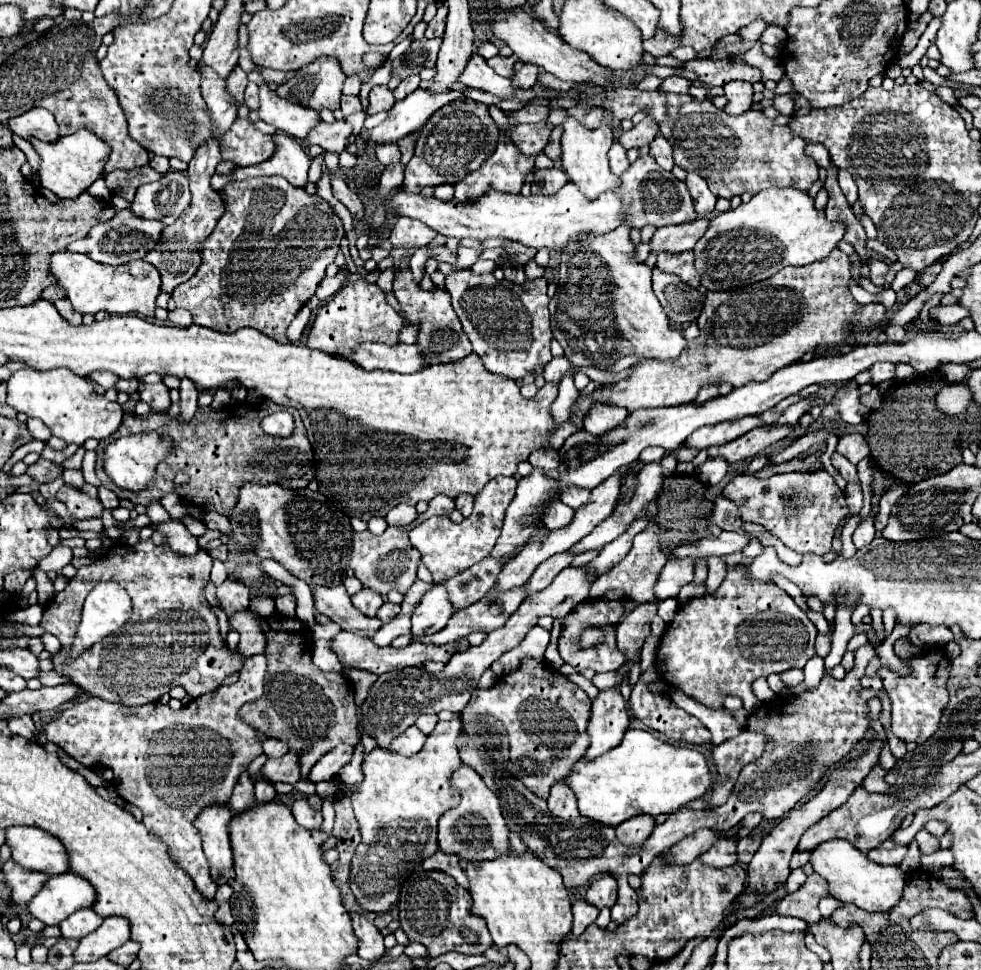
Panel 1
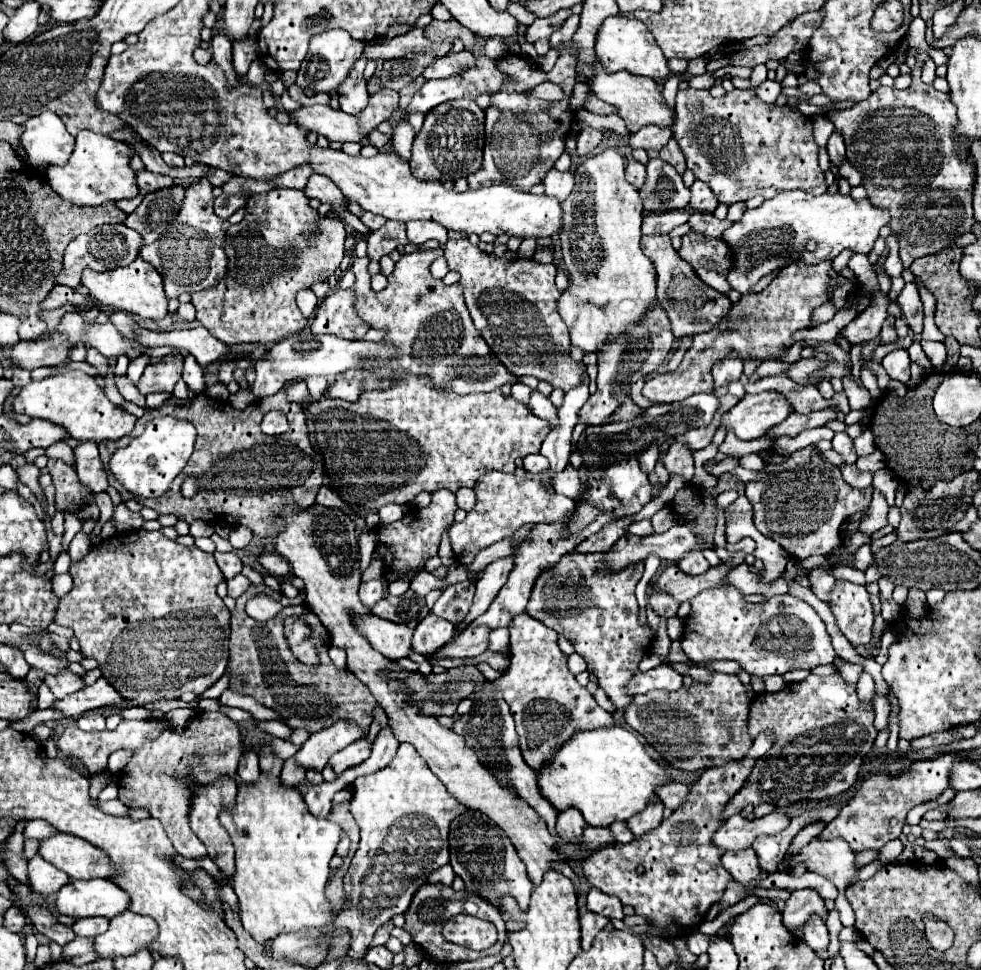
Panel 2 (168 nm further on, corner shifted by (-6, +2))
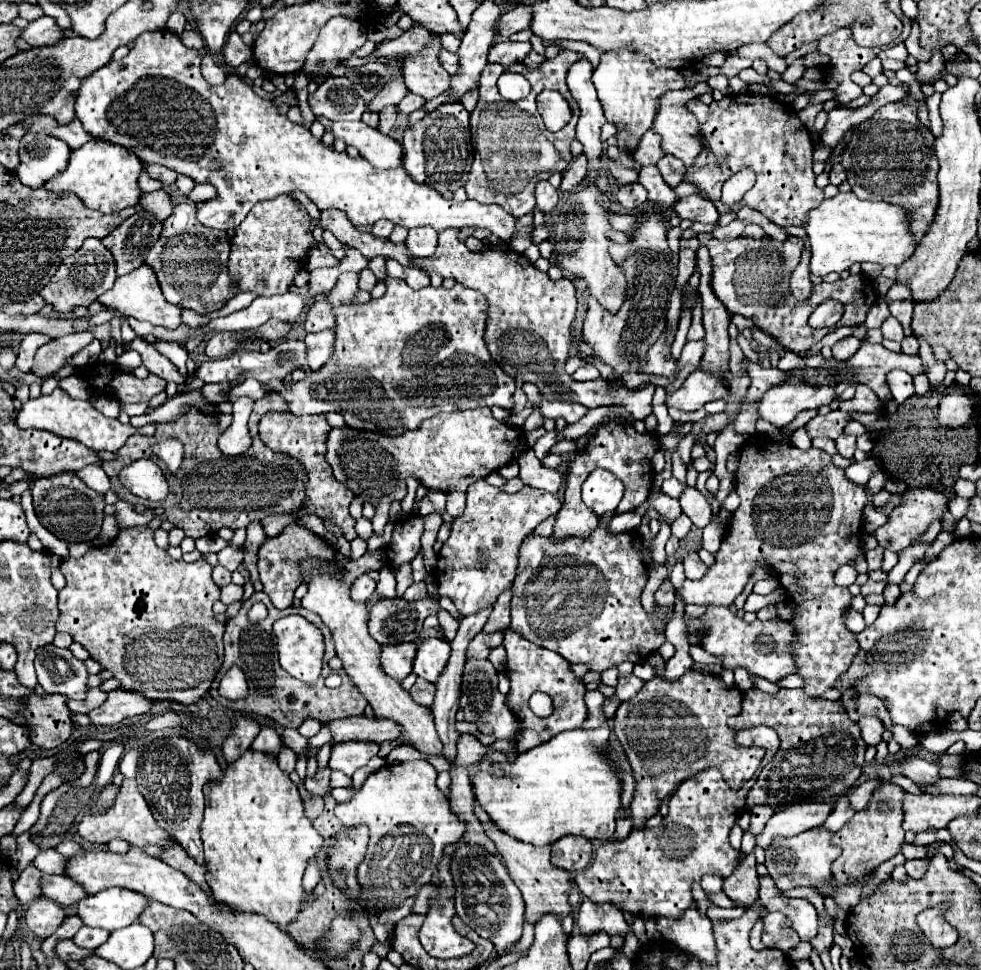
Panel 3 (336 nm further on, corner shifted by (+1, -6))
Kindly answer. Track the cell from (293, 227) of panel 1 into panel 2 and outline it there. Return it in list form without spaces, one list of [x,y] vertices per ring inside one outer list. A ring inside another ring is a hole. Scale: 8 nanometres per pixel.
[[[274,188],[266,194],[252,194],[246,202],[246,216],[240,224],[234,224],[226,232],[226,256],[228,268],[224,278],[214,288],[190,294],[190,302],[196,308],[196,320],[210,330],[212,336],[226,344],[276,344],[290,334],[298,334],[306,326],[306,318],[296,306],[296,294],[312,288],[316,282],[328,282],[328,276],[336,272],[344,258],[346,230],[340,218],[320,216],[310,208],[308,196],[294,188]]]

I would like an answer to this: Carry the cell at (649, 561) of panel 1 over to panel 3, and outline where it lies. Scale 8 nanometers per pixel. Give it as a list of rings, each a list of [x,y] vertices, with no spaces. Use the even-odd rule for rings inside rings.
[[[783,434],[775,442],[766,439],[760,436],[743,444],[739,454],[739,468],[735,472],[735,490],[741,498],[741,504],[731,514],[727,536],[715,554],[715,564],[709,568],[705,578],[697,582],[685,580],[679,594],[683,596],[685,604],[731,606],[733,600],[743,592],[755,568],[769,566],[771,574],[775,574],[787,590],[785,594],[789,602],[795,604],[795,614],[791,618],[791,624],[795,626],[795,640],[791,648],[795,662],[799,664],[797,674],[803,678],[803,690],[807,696],[821,696],[843,672],[847,672],[855,654],[859,652],[855,634],[845,626],[845,612],[851,608],[851,594],[847,588],[843,592],[843,588],[833,582],[833,574],[843,564],[855,566],[855,560],[863,554],[861,518],[867,504],[867,494],[863,486],[845,478],[845,470],[837,468],[827,452],[817,448],[799,450],[791,444],[791,434]]]

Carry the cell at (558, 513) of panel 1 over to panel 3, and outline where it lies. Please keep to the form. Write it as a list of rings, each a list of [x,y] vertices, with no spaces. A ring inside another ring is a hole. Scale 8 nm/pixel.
[[[477,480],[475,484],[471,484],[471,488],[467,488],[465,512],[453,520],[451,536],[443,544],[439,558],[437,558],[435,584],[437,584],[439,596],[451,598],[463,616],[471,616],[475,612],[481,612],[483,608],[487,608],[487,604],[493,606],[497,596],[501,592],[505,592],[507,588],[511,588],[511,584],[515,580],[519,546],[521,546],[523,538],[529,536],[545,518],[557,514],[559,510],[561,510],[561,500],[551,492],[543,492],[543,490],[525,486],[517,494],[505,494],[499,488],[489,486],[485,480]]]

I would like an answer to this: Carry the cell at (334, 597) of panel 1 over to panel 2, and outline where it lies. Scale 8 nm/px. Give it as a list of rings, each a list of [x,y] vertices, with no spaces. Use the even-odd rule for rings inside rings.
[[[352,614],[352,624],[370,642],[374,650],[390,660],[408,656],[412,630],[406,624],[394,624],[372,614]]]

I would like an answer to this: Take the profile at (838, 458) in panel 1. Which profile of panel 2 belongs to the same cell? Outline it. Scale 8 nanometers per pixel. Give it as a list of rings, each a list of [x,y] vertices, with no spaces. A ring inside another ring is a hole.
[[[836,432],[836,436],[832,438],[832,448],[844,458],[844,462],[848,466],[852,466],[856,462],[856,452],[852,448],[852,438],[846,432]]]

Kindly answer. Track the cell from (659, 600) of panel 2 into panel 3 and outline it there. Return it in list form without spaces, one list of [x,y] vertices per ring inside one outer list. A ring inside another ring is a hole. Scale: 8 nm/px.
[[[665,580],[659,586],[659,590],[655,592],[655,604],[665,606],[665,608],[673,608],[673,602],[675,602],[675,588],[669,580]]]

